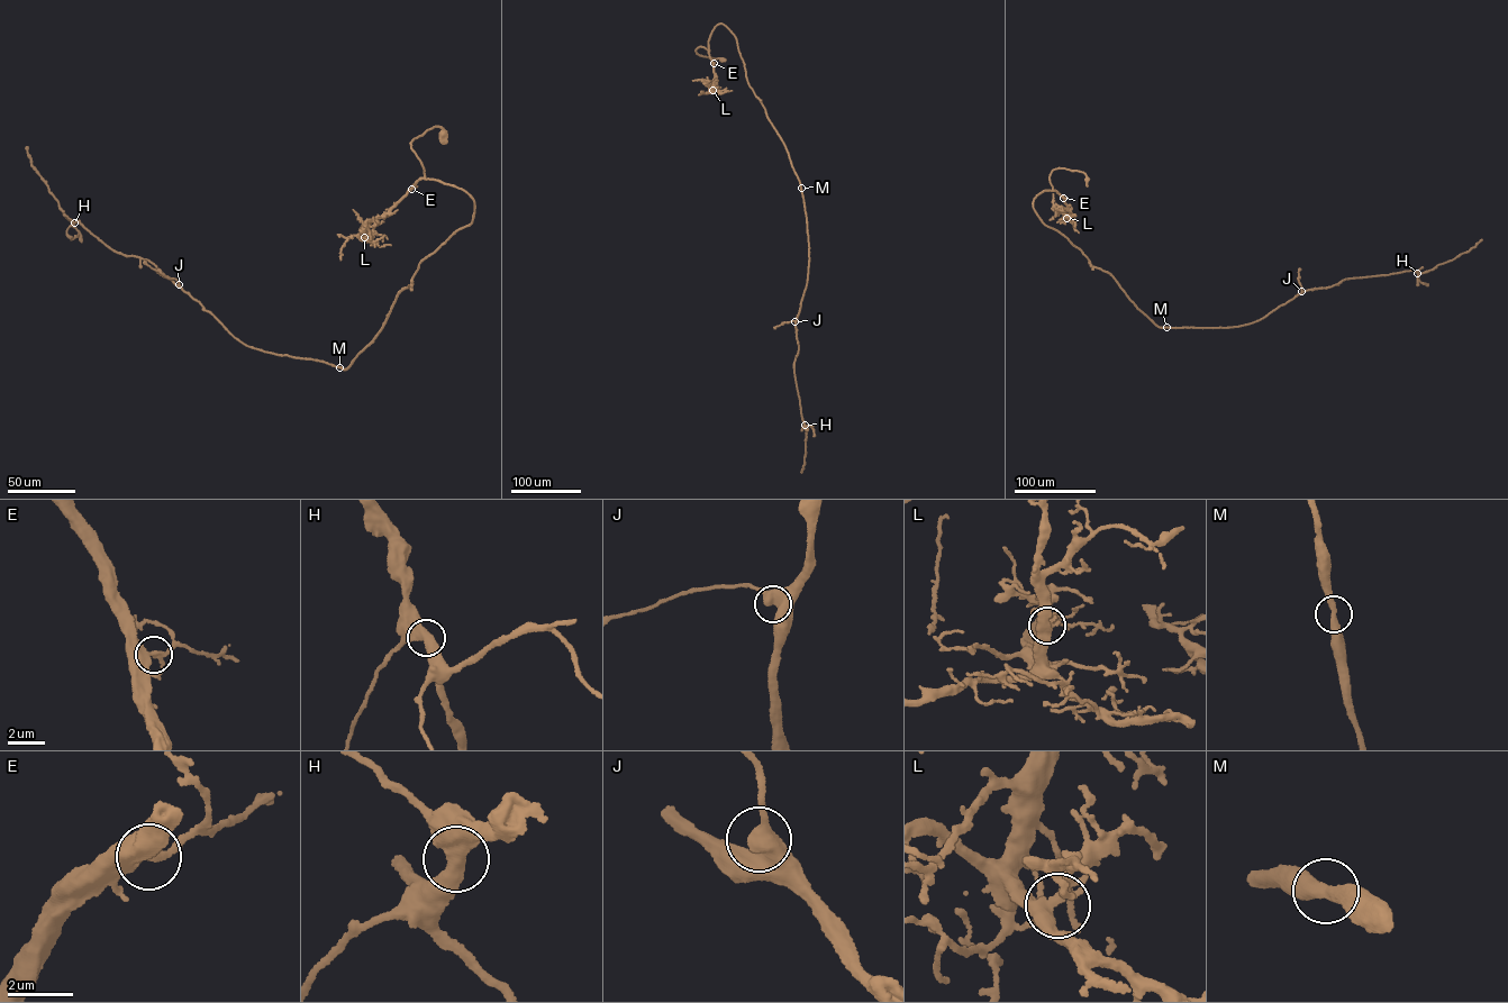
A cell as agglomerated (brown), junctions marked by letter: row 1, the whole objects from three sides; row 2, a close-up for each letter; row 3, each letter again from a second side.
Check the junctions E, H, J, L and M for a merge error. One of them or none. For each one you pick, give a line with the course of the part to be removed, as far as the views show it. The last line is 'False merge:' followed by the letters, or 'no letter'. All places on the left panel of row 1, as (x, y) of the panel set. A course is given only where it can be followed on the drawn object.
False merge: no letter

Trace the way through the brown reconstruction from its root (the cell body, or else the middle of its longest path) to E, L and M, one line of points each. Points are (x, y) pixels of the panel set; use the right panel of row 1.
E: (1088, 180), (1078, 171), (1053, 170), (1050, 183), (1063, 198)
L: (1088, 180), (1078, 171), (1059, 167), (1052, 171), (1050, 180), (1053, 189), (1063, 198), (1071, 212), (1066, 218)
M: (1088, 180), (1053, 170), (1053, 190), (1036, 194), (1034, 210), (1166, 327)

